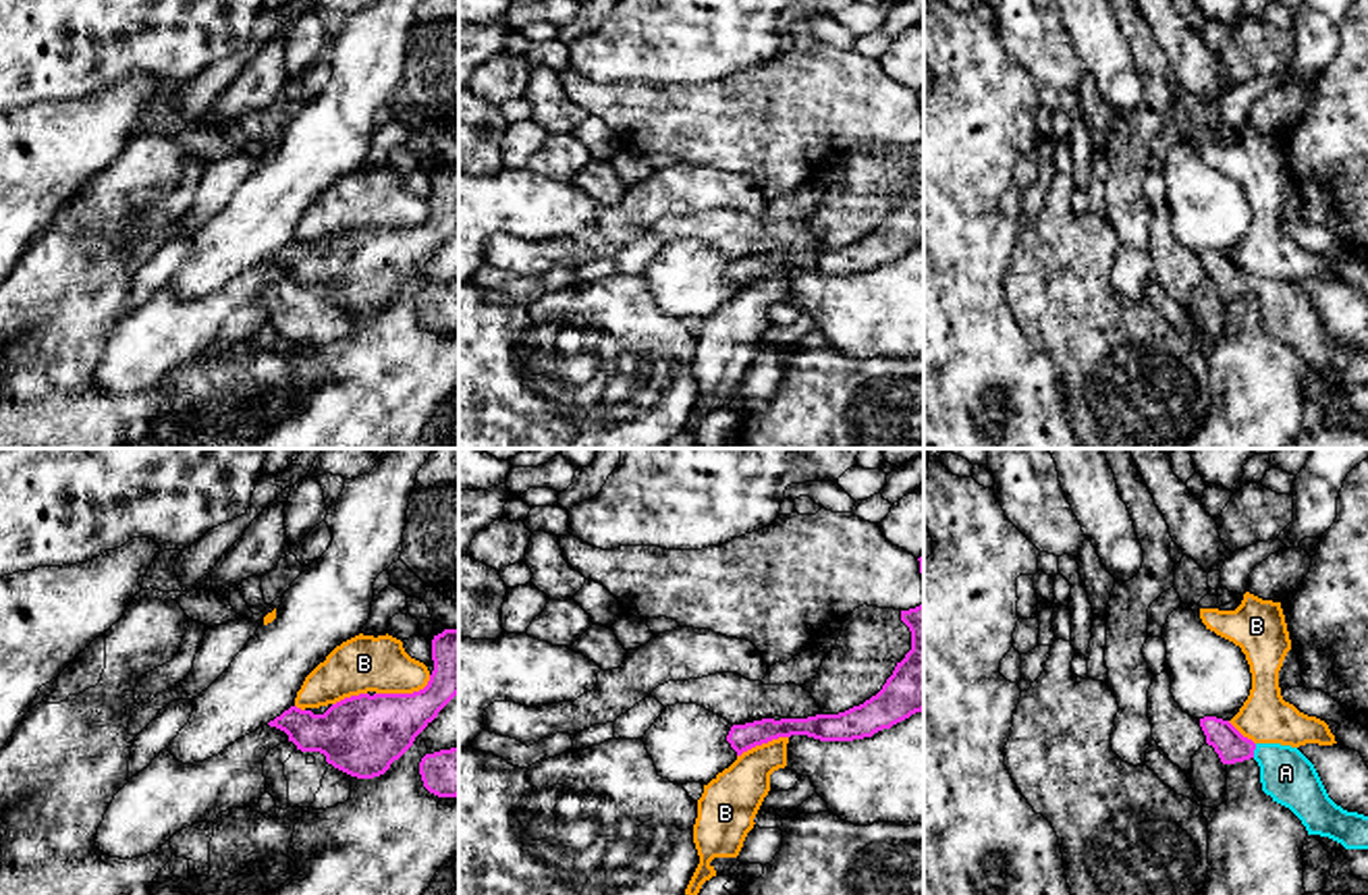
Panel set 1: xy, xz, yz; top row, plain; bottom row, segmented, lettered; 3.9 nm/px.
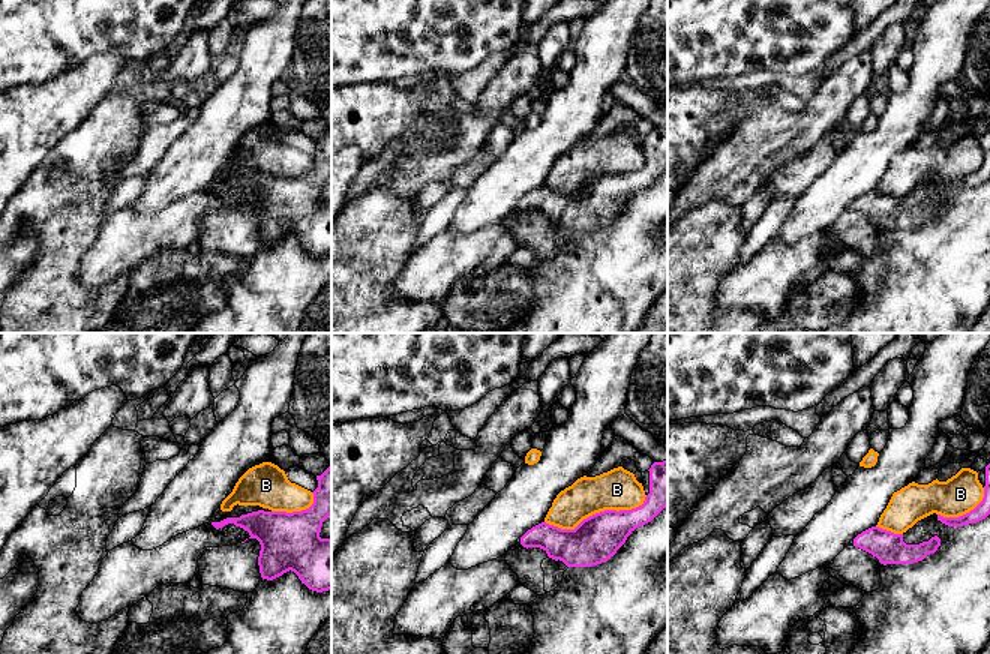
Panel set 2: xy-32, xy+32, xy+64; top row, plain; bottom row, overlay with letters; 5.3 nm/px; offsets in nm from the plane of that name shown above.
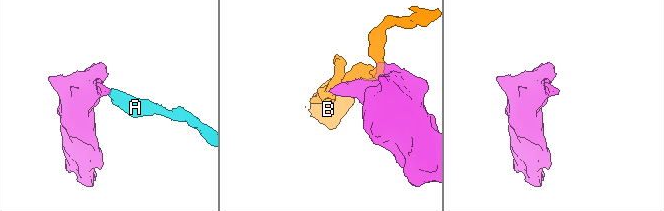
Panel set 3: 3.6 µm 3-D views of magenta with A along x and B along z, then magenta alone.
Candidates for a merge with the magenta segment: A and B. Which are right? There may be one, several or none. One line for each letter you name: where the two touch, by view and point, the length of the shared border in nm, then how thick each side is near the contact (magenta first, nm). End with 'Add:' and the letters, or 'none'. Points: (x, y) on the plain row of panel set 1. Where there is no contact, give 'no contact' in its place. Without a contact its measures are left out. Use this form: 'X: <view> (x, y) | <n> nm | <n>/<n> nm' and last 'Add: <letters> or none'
A: yz (1254, 283) | 60 nm | 120/200 nm
Add: A

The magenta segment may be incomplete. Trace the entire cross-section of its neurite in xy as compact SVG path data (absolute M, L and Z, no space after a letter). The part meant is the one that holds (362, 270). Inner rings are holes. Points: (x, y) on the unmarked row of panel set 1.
M459 164L434 170L432 195L434 206L419 226L359 228L324 249L291 241L268 260L284 266L297 284L320 287L351 311L380 311L459 228Z

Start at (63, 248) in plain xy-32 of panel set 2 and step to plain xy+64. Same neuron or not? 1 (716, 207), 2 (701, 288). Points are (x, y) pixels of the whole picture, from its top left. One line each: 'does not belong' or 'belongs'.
1: belongs
2: belongs

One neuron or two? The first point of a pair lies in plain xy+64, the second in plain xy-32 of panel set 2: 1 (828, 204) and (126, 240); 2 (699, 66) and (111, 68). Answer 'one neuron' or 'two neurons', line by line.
1: two neurons
2: two neurons

